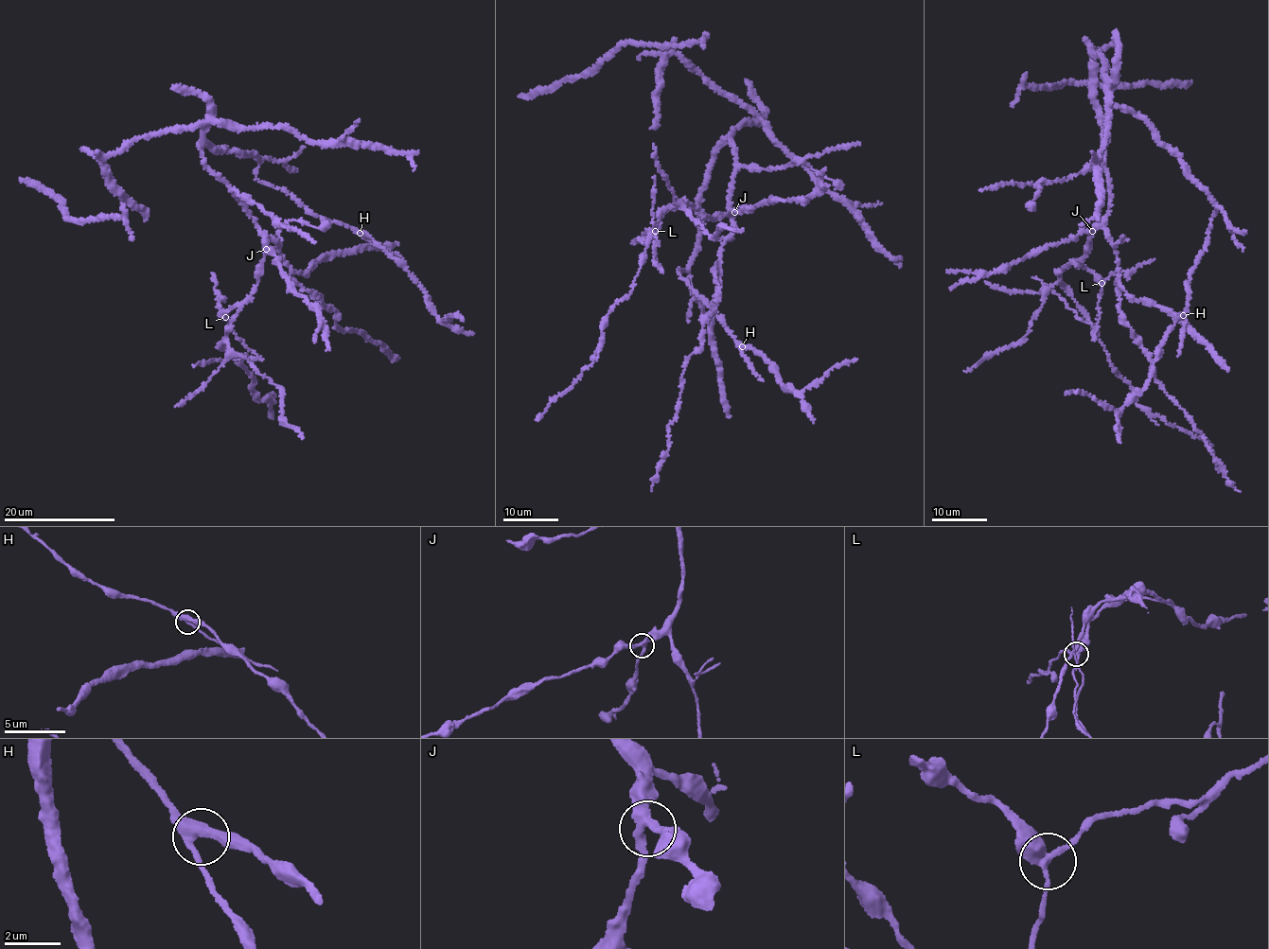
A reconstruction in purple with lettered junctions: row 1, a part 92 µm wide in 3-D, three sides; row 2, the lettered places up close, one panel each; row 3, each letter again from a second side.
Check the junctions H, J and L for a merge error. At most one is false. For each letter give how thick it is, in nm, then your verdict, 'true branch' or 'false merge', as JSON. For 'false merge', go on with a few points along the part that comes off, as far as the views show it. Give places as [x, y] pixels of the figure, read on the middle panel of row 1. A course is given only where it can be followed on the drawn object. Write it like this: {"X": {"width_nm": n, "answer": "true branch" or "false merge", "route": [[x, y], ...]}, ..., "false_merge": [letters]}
{"H": {"width_nm": 340, "answer": "true branch"}, "J": {"width_nm": 320, "answer": "true branch"}, "L": {"width_nm": 340, "answer": "false merge", "route": [[654, 231], [653, 248], [659, 268], [653, 257], [657, 240], [651, 216], [654, 176]]}, "false_merge": ["L"]}

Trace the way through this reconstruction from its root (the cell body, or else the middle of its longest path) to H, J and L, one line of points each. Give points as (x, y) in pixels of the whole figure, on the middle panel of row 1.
H: (731, 137), (733, 131), (716, 150), (698, 210), (696, 246), (686, 269), (678, 271), (742, 346)
J: (731, 137), (735, 168), (728, 199), (731, 213), (734, 212)
L: (731, 137), (735, 168), (728, 199), (732, 213), (713, 219), (689, 206), (674, 207), (660, 218), (654, 231)

